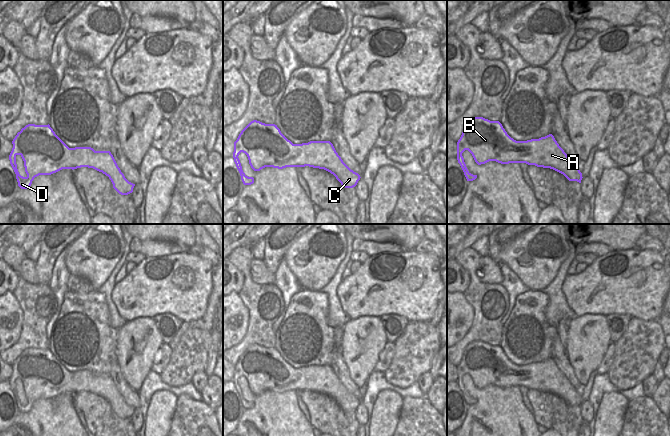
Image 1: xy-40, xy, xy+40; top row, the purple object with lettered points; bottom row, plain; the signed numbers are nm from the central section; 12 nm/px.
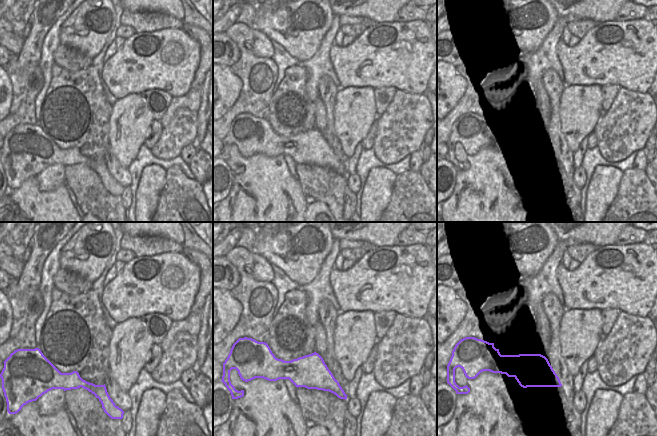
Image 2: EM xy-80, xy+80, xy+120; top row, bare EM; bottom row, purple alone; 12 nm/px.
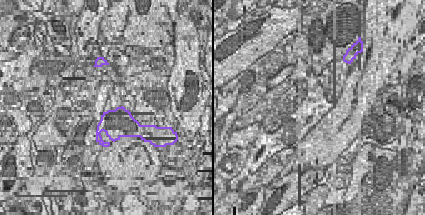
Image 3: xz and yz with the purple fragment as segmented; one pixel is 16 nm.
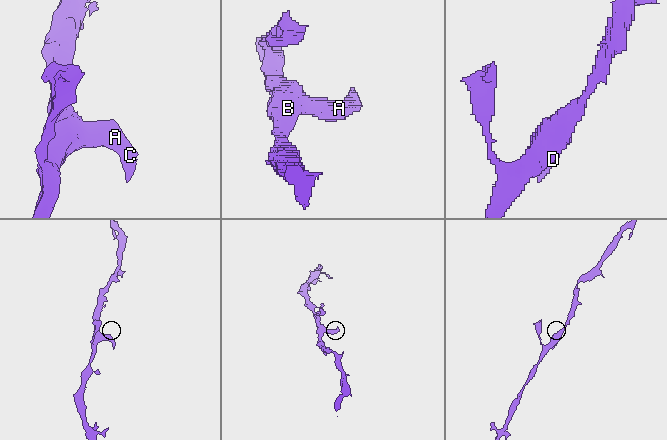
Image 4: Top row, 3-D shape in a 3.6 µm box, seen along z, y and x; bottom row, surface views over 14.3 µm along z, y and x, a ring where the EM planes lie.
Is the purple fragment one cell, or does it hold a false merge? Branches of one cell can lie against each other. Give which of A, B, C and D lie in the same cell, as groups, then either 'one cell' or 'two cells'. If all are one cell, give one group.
A B C D; one cell

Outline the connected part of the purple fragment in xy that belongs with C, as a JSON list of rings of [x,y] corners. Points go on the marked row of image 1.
[[[251,121],[234,142],[233,158],[244,185],[254,183],[242,170],[239,154],[247,155],[254,171],[265,167],[283,169],[286,167],[313,167],[333,174],[345,188],[353,188],[360,175],[351,170],[336,152],[330,141],[310,141],[293,144],[275,124]]]

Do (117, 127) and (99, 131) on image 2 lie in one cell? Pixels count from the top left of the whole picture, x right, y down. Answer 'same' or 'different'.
different

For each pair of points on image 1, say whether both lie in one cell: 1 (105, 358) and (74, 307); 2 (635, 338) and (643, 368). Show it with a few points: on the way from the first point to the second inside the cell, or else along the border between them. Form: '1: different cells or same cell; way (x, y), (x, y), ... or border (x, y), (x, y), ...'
1: same cell; way (100, 343), (99, 330), (95, 320), (89, 315)
2: same cell; way (637, 345), (637, 361)

